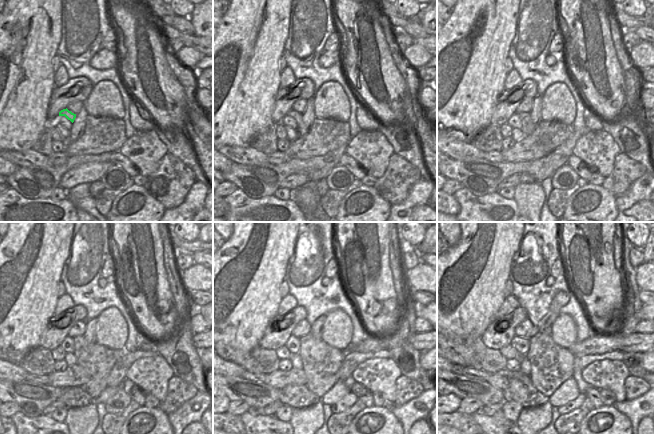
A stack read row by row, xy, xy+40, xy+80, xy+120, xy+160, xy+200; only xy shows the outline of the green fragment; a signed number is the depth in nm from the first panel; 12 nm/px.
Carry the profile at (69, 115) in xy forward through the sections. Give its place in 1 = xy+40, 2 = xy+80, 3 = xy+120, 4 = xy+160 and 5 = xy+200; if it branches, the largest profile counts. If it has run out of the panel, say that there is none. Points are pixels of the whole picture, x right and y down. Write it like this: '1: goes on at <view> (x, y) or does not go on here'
1: goes on at xy+40 (297, 116)
2: goes on at xy+80 (528, 127)
3: goes on at xy+120 (98, 360)
4: goes on at xy+160 (321, 362)
5: goes on at xy+200 (551, 365)

